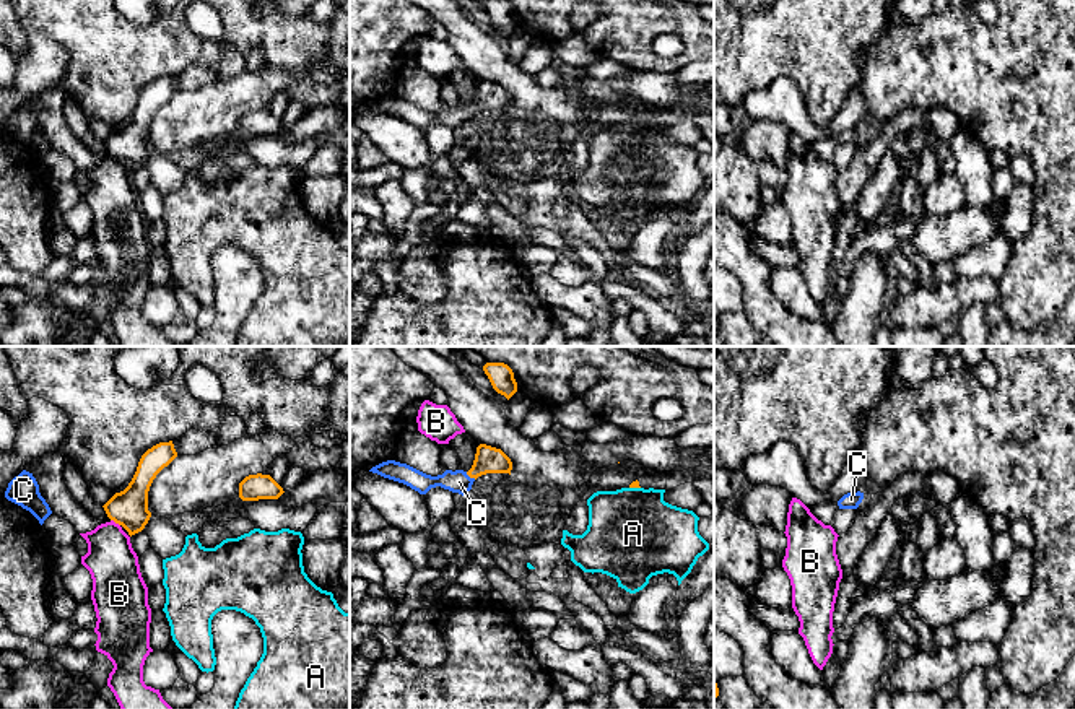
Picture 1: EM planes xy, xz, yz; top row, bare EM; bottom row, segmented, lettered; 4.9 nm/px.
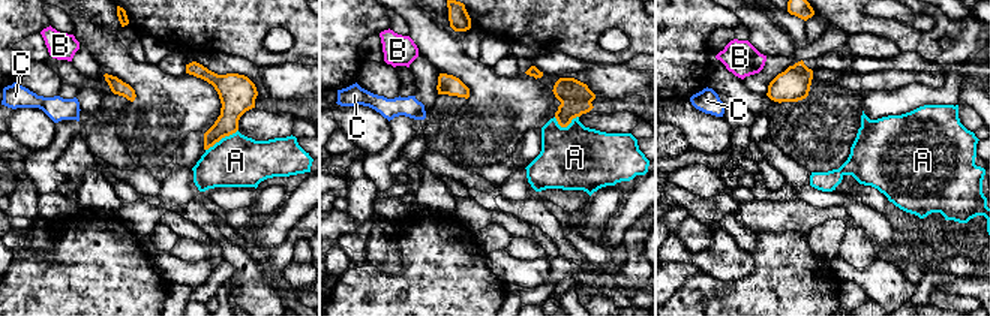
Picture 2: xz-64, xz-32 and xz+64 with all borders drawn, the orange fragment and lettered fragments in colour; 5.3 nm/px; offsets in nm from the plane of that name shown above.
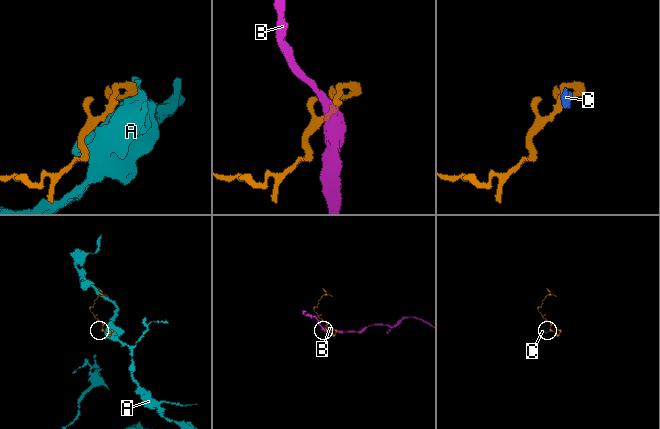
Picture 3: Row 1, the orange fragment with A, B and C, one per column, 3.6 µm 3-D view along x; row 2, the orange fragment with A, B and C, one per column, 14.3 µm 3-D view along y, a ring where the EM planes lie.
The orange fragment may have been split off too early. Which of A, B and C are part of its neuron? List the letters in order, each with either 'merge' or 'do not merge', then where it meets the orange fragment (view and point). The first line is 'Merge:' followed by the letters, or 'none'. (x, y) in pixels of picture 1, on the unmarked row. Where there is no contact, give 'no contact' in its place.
Merge: C
A: do not merge; contact xz (635, 122)
B: do not merge; contact xy (116, 158)
C: merge; contact xz (470, 113)

